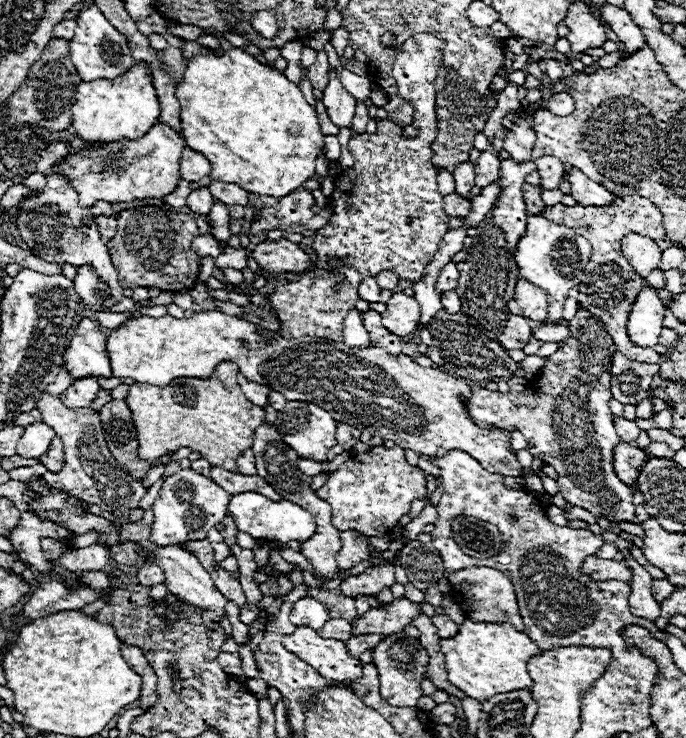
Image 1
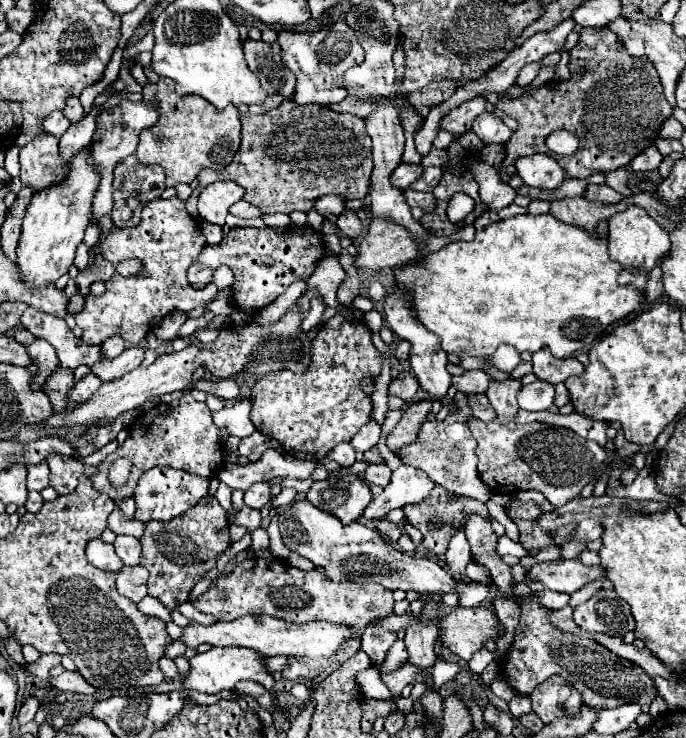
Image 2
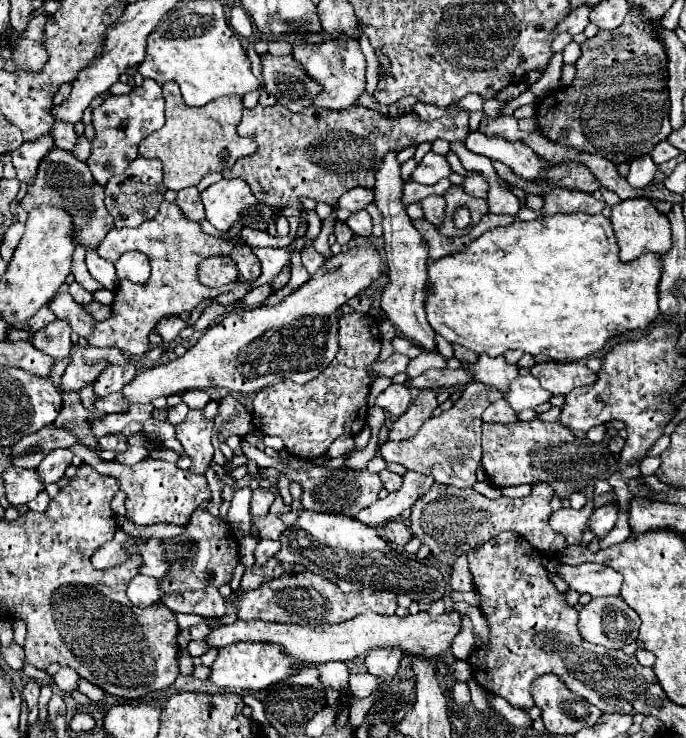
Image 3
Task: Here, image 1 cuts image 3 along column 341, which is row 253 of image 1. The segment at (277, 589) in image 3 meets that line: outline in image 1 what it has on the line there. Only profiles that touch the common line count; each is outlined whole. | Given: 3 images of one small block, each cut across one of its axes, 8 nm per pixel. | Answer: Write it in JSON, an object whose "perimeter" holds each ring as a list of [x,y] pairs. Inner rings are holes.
{"perimeter":[[[616,196],[614,204],[604,206],[604,208],[582,206],[580,202],[576,202],[574,206],[564,206],[564,204],[546,206],[542,216],[548,216],[548,220],[552,220],[554,224],[564,224],[564,226],[572,228],[576,234],[584,236],[590,242],[590,246],[592,246],[590,262],[582,272],[578,290],[592,296],[594,308],[588,308],[588,310],[592,314],[596,314],[606,324],[606,332],[612,336],[616,348],[624,356],[628,356],[630,360],[646,362],[646,364],[658,364],[662,360],[662,356],[658,352],[654,352],[652,348],[636,348],[636,344],[632,344],[628,340],[628,334],[626,334],[628,314],[632,310],[632,304],[634,304],[640,288],[646,284],[646,280],[640,278],[628,262],[624,262],[622,250],[620,250],[620,240],[628,232],[640,232],[640,234],[652,236],[656,240],[662,238],[666,234],[664,224],[662,224],[662,212],[648,198]]]}

